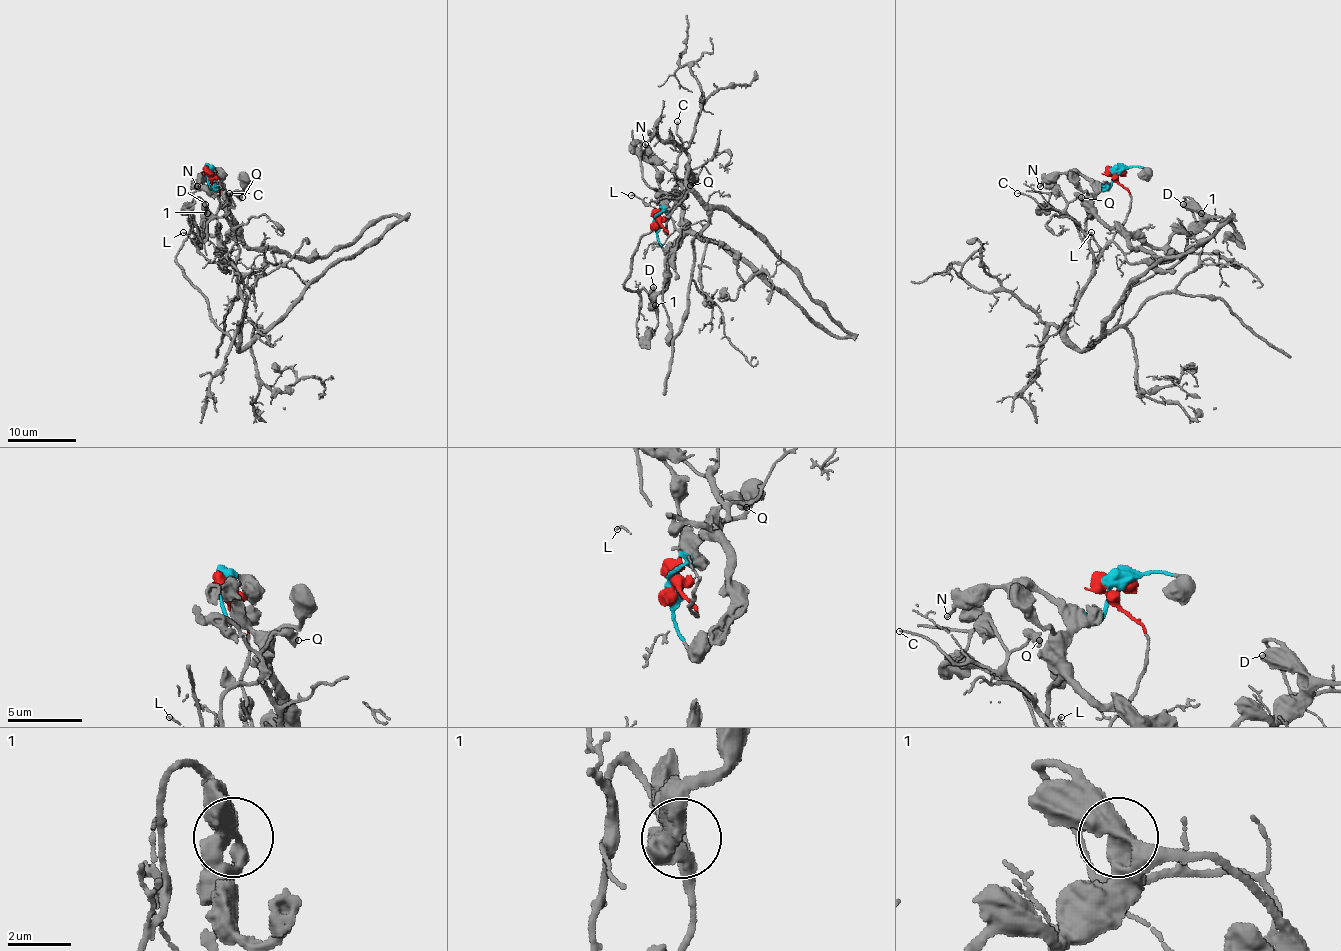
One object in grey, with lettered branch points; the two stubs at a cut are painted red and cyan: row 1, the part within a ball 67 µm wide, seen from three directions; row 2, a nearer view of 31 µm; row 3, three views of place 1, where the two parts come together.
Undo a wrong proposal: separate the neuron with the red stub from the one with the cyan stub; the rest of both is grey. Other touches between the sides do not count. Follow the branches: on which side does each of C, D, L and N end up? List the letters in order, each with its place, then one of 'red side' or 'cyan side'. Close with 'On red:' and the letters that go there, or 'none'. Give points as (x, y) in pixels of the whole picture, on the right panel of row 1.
C: place (1017, 193); red side
D: place (1183, 204); cyan side
L: place (1091, 232); red side
N: place (1040, 186); cyan side
On red: C, L

